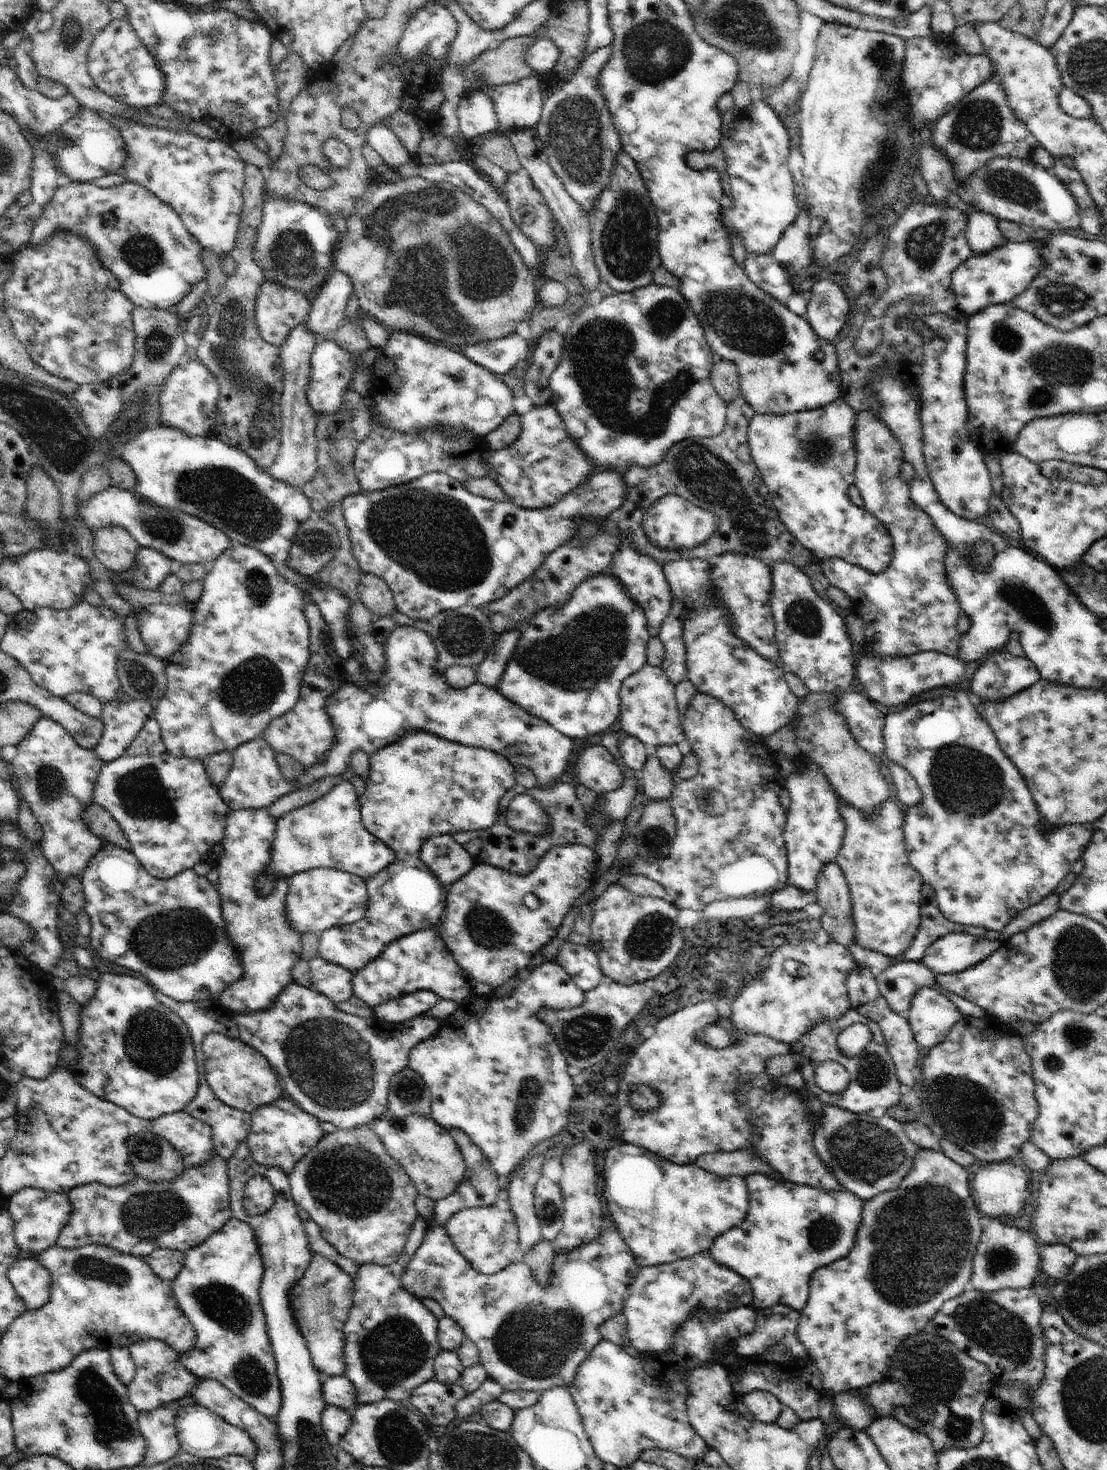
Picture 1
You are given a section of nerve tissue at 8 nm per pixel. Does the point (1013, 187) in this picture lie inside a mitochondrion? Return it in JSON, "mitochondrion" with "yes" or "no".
{"mitochondrion":"yes"}

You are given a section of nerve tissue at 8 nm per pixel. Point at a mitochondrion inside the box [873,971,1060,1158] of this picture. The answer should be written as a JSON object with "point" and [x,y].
{"point":[964,1111]}

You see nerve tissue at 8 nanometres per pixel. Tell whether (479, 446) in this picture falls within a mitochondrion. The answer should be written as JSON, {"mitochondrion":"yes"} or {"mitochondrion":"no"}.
{"mitochondrion":"no"}

